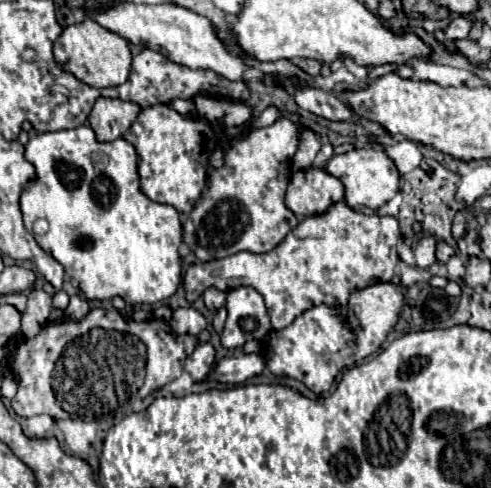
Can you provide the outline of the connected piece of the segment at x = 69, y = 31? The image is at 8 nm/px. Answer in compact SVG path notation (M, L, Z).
M85 18L79 24L67 26L59 40L55 42L55 58L57 62L71 72L75 78L79 78L81 82L95 86L95 88L105 88L105 86L119 86L129 78L131 72L131 62L133 62L133 54L129 48L129 42L113 32L109 32L107 28L99 26L93 18Z

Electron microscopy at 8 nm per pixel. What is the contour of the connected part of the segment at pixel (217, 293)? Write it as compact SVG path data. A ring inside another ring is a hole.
M207 288L203 292L203 300L205 300L205 306L209 310L219 310L223 304L225 304L225 292L223 290L217 290L217 288Z

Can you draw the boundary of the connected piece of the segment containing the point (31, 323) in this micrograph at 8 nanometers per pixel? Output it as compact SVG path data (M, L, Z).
M43 288L31 290L27 310L21 318L21 334L25 338L35 336L47 324L47 316L51 314L51 304L53 304L53 298Z

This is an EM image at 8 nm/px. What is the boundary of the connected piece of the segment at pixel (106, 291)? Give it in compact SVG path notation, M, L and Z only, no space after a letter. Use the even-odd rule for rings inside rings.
M79 126L79 128L73 128L73 130L43 132L43 134L37 134L37 136L33 136L29 140L29 144L25 146L25 158L37 170L37 182L27 186L27 190L21 196L21 212L23 212L25 228L33 234L37 244L43 250L47 250L65 268L65 274L69 274L73 280L79 282L79 290L85 294L87 300L101 300L103 302L103 300L113 300L113 298L121 296L129 306L137 306L137 304L157 304L157 302L163 302L163 300L171 298L177 292L177 288L181 286L181 258L179 258L179 246L181 246L181 236L183 236L181 220L179 220L179 214L177 214L177 210L173 206L153 202L145 194L141 194L141 190L139 190L139 176L137 176L137 154L135 154L135 148L127 140L117 138L113 142L97 142L95 134L93 134L93 130L89 126ZM95 152L103 152L105 170L103 170L103 164L99 164L99 168L93 166L91 156ZM35 220L47 220L49 230L45 234L35 234L33 232Z

